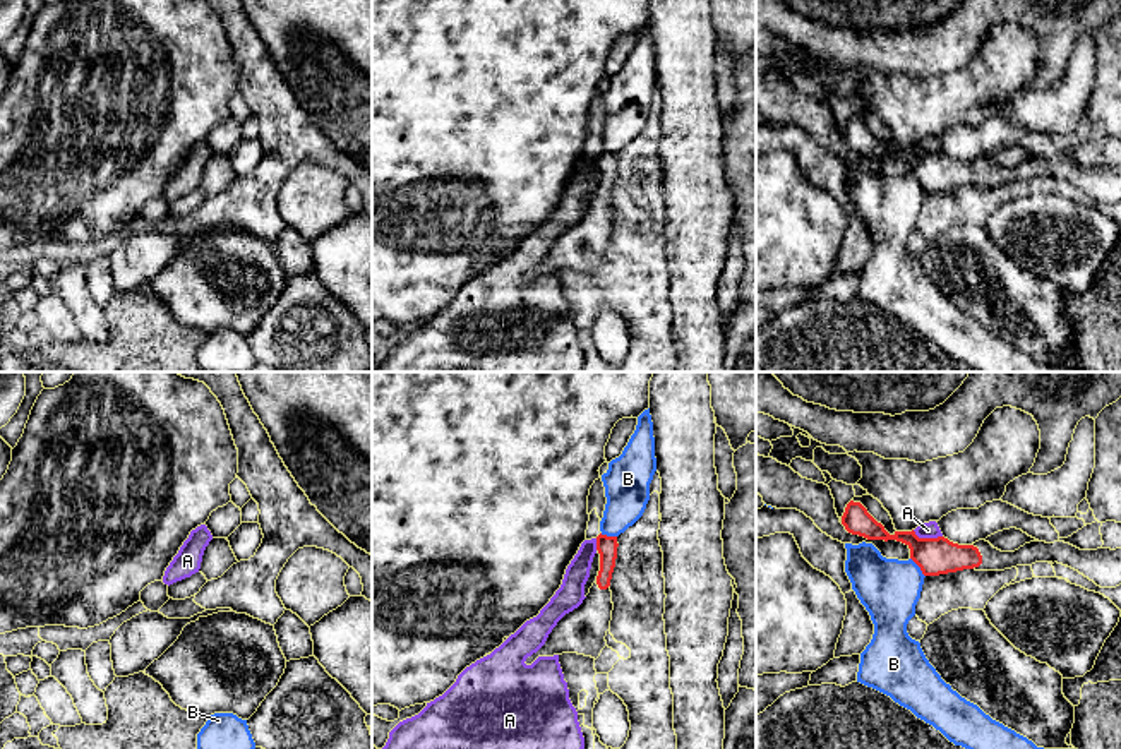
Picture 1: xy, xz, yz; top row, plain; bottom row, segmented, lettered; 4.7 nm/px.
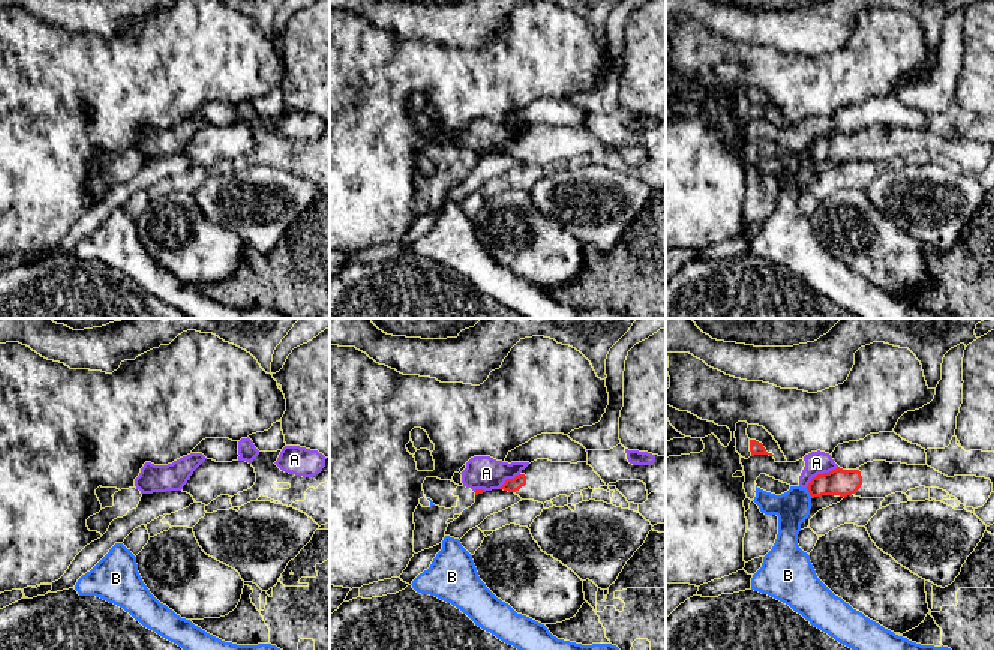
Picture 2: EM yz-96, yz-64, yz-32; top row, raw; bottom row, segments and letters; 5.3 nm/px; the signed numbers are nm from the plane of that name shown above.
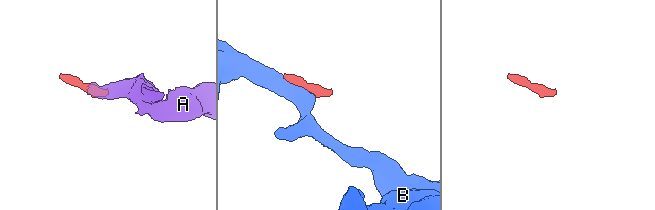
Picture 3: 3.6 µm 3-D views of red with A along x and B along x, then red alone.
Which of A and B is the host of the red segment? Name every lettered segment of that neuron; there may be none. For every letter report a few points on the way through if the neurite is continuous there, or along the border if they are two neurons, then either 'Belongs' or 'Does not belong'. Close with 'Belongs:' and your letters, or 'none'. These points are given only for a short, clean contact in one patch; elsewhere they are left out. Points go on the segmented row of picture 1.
A: Boundary: yz (912, 530), (919, 537), (941, 537). Does not belong
B: Does not belong
Belongs: none

